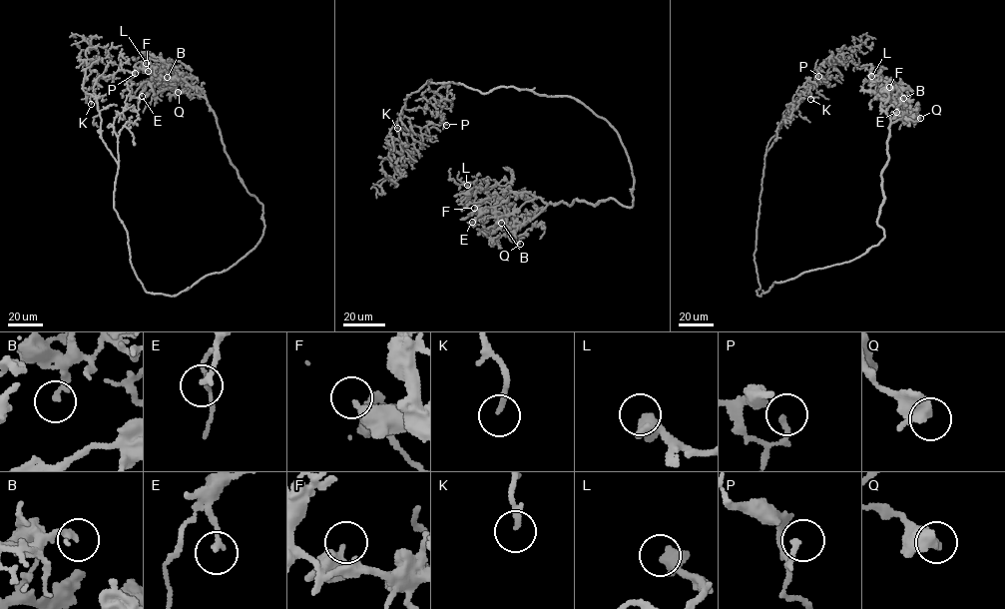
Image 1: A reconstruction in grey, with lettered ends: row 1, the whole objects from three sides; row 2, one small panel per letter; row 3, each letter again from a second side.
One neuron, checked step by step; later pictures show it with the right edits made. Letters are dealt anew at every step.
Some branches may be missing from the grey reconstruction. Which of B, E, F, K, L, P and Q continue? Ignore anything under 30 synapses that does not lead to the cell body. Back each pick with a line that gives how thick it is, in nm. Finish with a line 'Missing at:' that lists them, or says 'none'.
F: 380 nm
K: 180 nm
L: 600 nm
Missing at: F, K, L

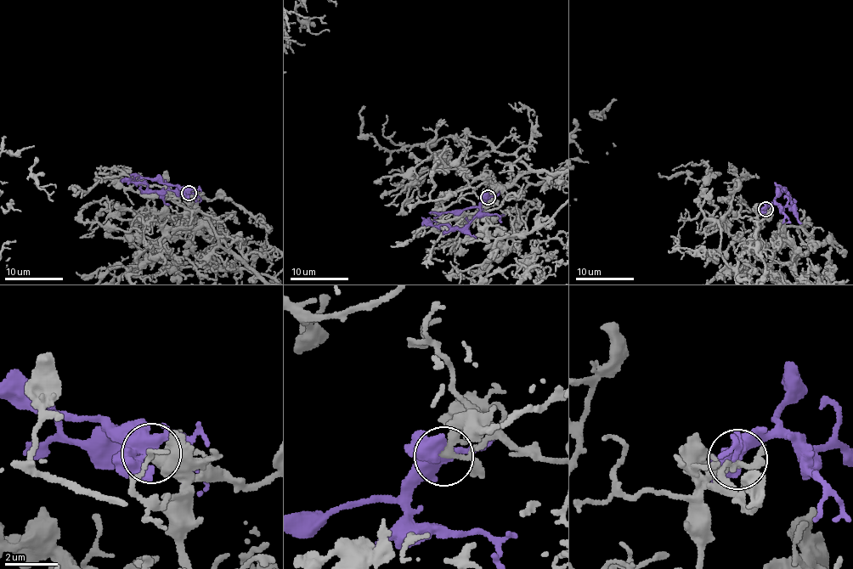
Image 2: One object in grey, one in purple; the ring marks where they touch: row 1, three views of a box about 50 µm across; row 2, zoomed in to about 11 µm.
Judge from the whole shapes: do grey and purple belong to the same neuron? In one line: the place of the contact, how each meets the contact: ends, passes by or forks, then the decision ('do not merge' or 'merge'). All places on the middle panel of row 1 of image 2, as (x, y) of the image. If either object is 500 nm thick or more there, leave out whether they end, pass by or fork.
(488, 197) | grey forks | purple forks | merge

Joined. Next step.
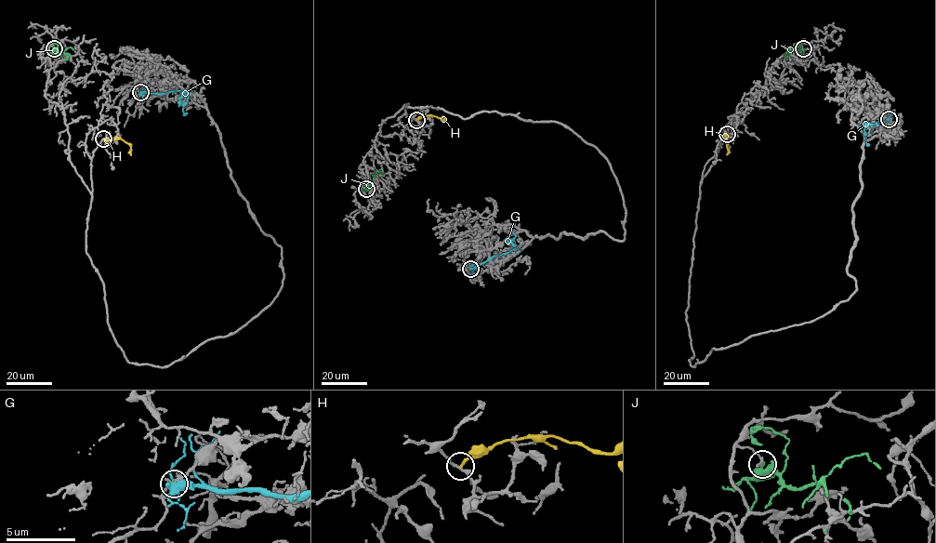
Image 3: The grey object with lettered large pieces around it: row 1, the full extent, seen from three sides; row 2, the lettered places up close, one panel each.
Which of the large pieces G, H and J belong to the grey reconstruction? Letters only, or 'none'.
none

